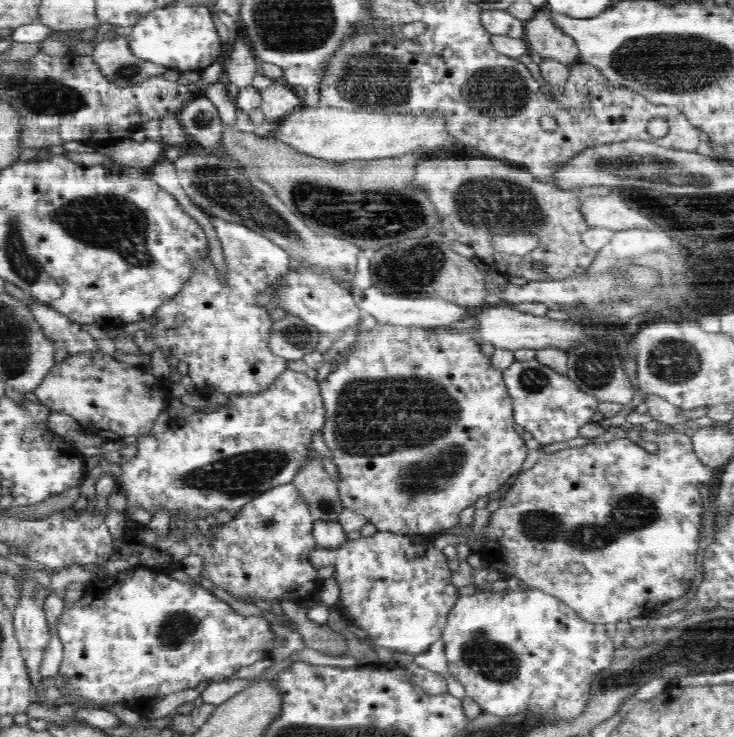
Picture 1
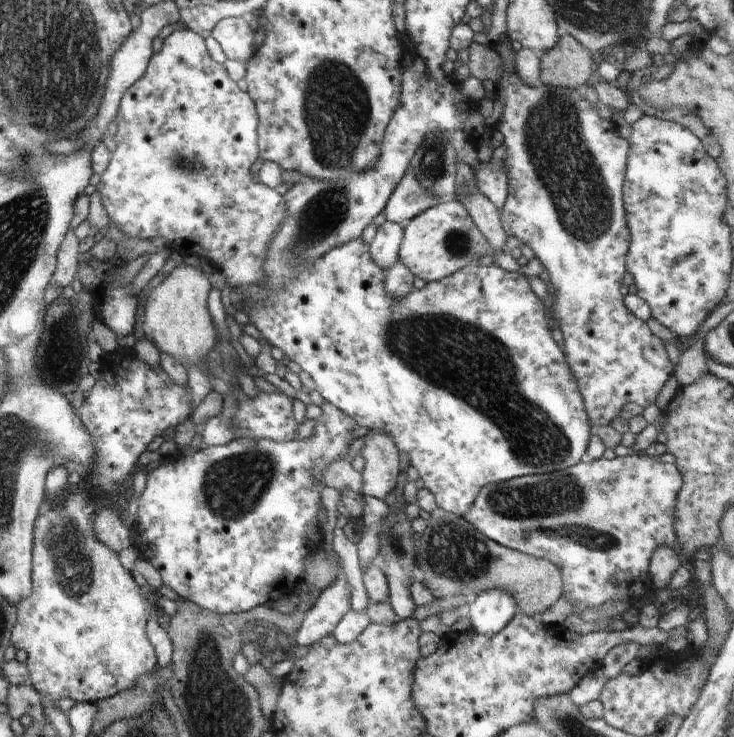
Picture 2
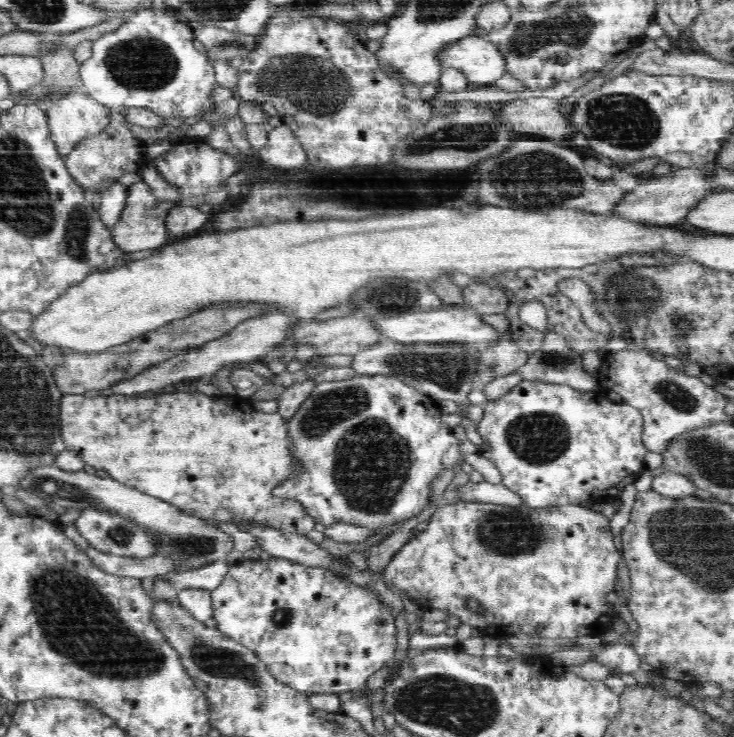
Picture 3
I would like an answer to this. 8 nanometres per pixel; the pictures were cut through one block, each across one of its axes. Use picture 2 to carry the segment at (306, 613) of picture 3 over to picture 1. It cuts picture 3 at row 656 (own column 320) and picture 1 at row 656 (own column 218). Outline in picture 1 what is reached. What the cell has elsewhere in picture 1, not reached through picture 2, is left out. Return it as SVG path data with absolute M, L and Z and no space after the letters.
M144 566L98 577L86 585L79 600L65 606L66 603L56 625L63 645L58 674L67 678L67 684L52 692L82 696L106 706L120 704L141 716L147 716L162 698L172 692L196 689L204 680L229 680L243 666L269 657L282 661L293 651L306 648L300 633L283 625L270 624L264 617L242 616L202 585L181 582L172 579L166 572Z

